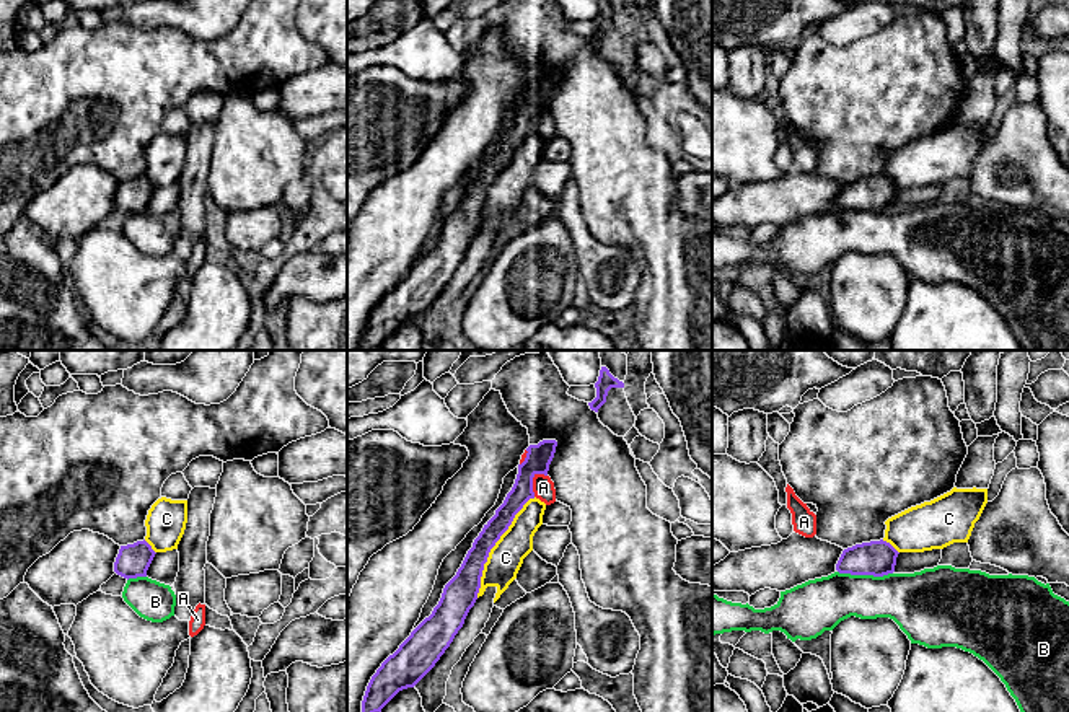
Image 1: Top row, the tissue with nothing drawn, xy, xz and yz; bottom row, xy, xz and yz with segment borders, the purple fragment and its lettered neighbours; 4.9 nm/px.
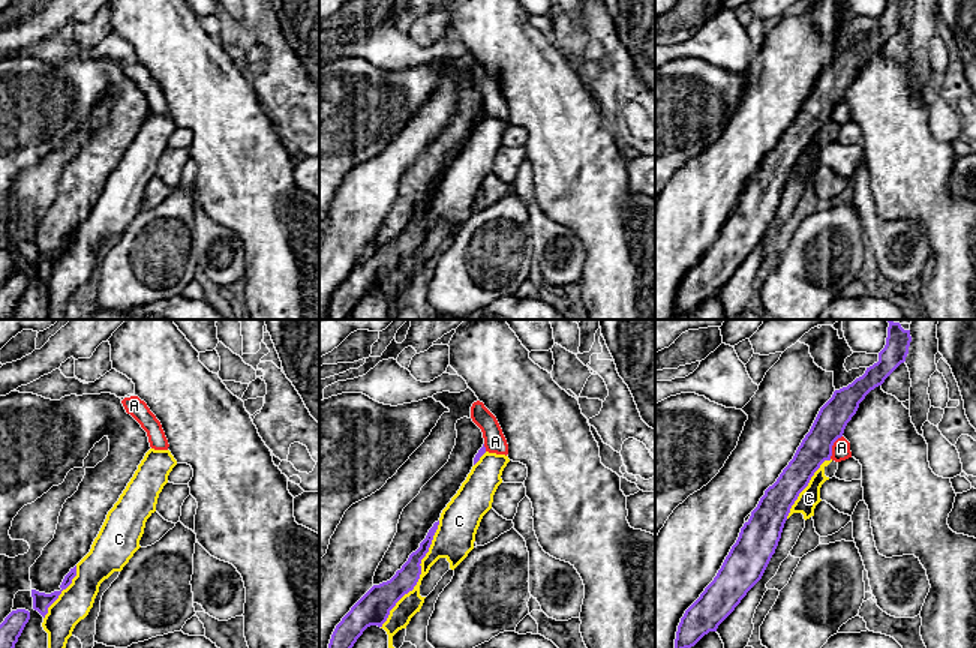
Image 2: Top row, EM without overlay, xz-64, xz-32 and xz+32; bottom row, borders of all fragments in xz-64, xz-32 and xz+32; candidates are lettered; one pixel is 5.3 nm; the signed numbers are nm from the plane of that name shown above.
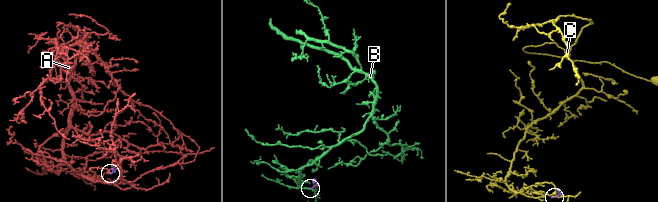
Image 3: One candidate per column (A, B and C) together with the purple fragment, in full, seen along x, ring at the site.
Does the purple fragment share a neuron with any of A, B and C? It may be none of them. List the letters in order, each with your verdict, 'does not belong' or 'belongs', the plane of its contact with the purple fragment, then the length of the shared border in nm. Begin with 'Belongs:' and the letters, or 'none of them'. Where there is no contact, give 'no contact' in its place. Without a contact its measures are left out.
Belongs: none of them
A: does not belong | xz | 130 nm
B: does not belong | yz | 280 nm
C: does not belong | xz | 550 nm

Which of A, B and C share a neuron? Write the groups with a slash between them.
A / B / C

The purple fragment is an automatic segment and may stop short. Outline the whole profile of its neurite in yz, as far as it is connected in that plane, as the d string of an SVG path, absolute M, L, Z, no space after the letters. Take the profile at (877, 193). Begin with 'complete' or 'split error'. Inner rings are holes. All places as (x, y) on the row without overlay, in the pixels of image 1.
complete; M886 176L856 179L842 186L836 205L851 210L883 212L895 207L898 186Z

